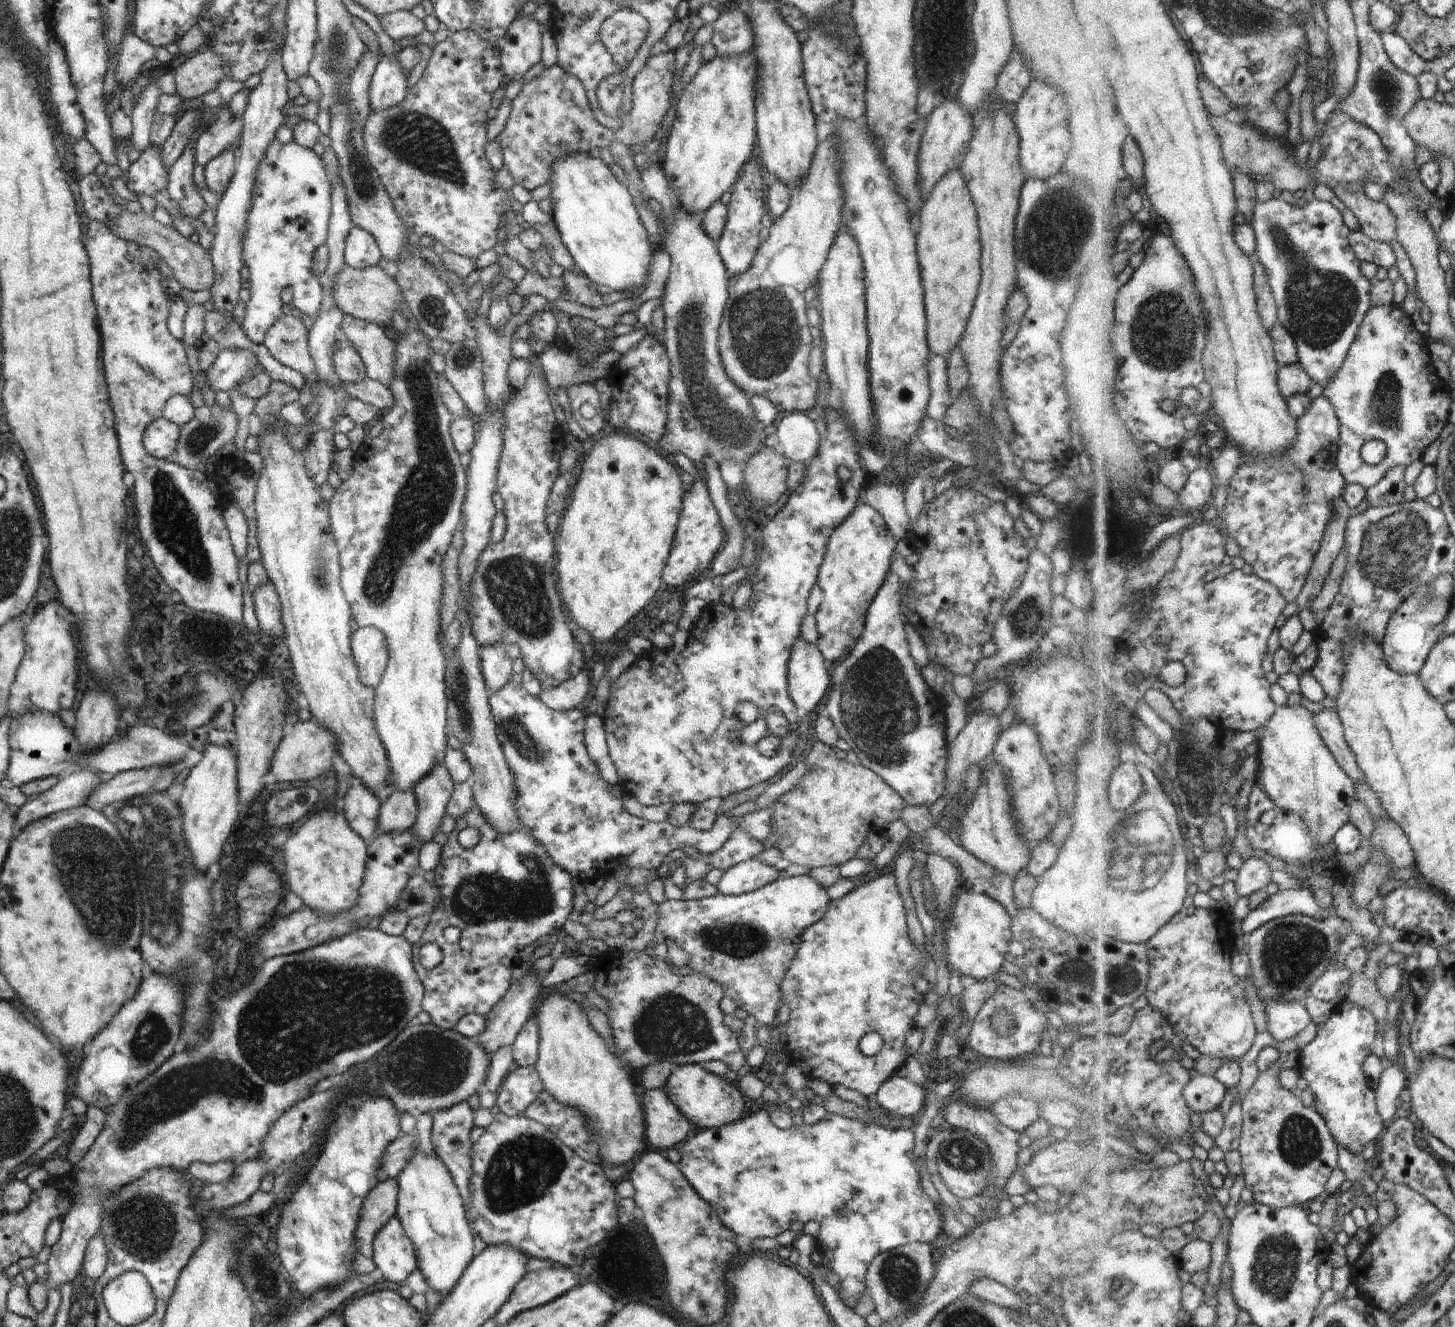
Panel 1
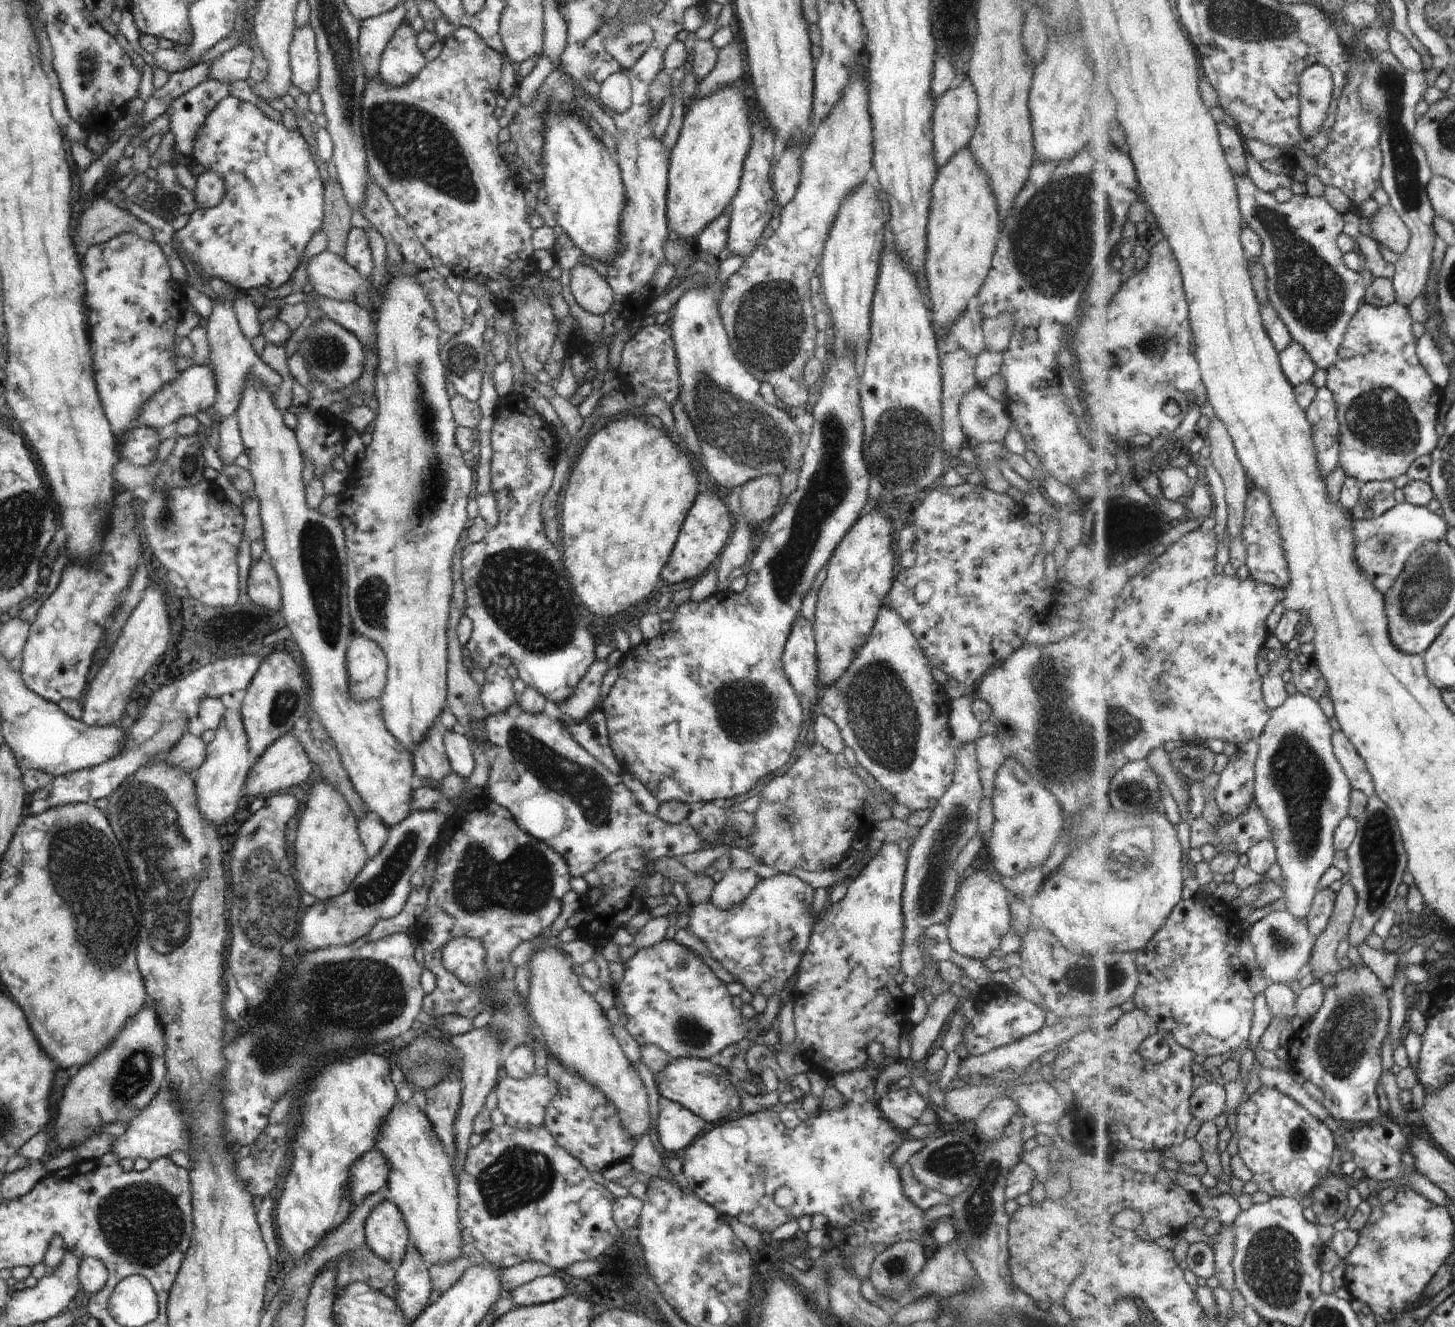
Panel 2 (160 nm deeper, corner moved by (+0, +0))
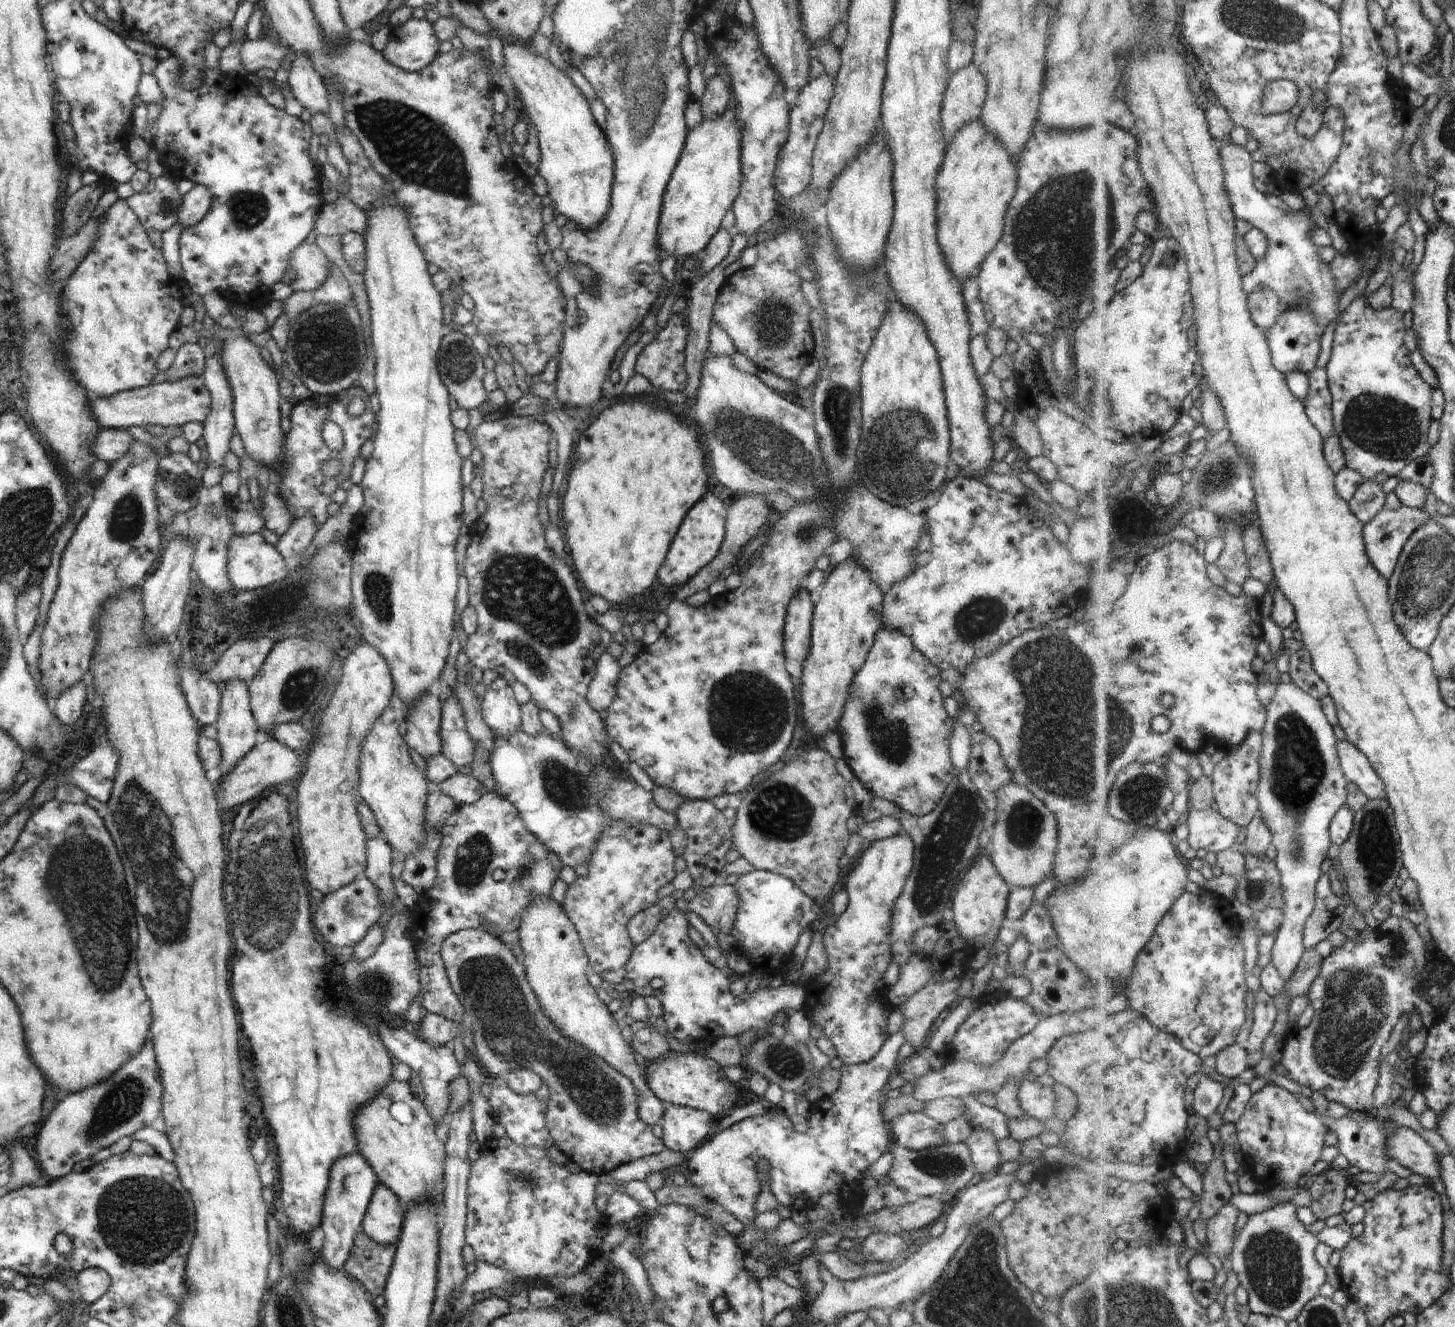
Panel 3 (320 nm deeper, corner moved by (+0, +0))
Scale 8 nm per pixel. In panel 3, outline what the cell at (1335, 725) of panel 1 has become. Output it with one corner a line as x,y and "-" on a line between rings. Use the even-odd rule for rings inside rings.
1352,741
1339,742
1342,766
1349,782
1357,784
1371,799
1388,799
1387,784
1372,764
1369,756

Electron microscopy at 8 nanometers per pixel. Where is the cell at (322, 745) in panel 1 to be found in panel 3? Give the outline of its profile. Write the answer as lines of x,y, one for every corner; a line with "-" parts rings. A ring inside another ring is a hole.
268,739
261,744
255,744
226,775
224,780
214,784
215,795
223,798
222,806
226,810
232,810
234,806
242,806
248,800
256,798
260,792
264,792
270,786
284,784
288,780
294,780
300,770
298,756
292,749
286,748
280,741

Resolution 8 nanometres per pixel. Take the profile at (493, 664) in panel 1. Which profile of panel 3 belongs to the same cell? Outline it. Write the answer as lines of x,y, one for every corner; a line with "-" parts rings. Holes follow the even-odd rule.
498,676
480,700
481,715
497,740
521,730
521,706
514,698
512,687

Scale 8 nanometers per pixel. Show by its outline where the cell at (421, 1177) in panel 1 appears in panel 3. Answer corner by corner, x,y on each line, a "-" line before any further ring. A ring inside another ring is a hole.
392,1079
373,1099
362,1103
353,1116
353,1130
357,1138
357,1152
368,1161
378,1180
394,1192
405,1208
428,1199
441,1207
445,1187
445,1144
436,1137
435,1120
424,1103
412,1094
408,1082
-
398,1101
412,1108
414,1120
410,1125
403,1125
390,1115
389,1105

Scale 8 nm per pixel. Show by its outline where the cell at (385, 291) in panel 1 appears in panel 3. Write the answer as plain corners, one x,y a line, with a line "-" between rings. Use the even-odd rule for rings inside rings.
304,242
292,251
281,281
294,293
315,291
327,279
332,267
331,260
318,245

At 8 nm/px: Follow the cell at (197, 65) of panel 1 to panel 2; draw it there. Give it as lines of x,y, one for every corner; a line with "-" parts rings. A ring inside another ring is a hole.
238,44
210,61
208,79
228,86
238,80
247,81
250,78
249,71
254,56
254,48
250,48
248,44

